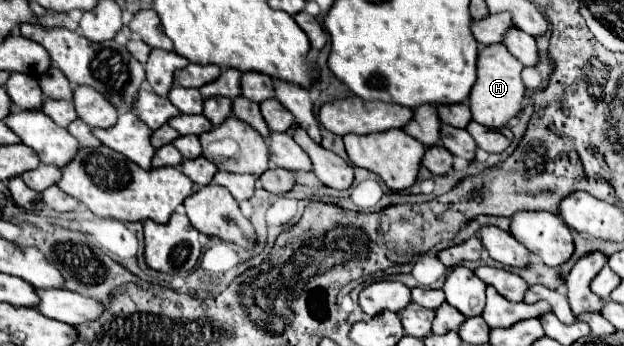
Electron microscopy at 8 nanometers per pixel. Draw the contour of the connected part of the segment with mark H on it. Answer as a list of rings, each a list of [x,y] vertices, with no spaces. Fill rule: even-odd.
[[[492,44],[480,50],[478,80],[468,98],[474,122],[492,130],[502,130],[508,126],[512,118],[516,118],[522,112],[522,100],[524,100],[524,90],[526,90],[520,80],[522,68],[524,66],[506,50],[504,44]]]

